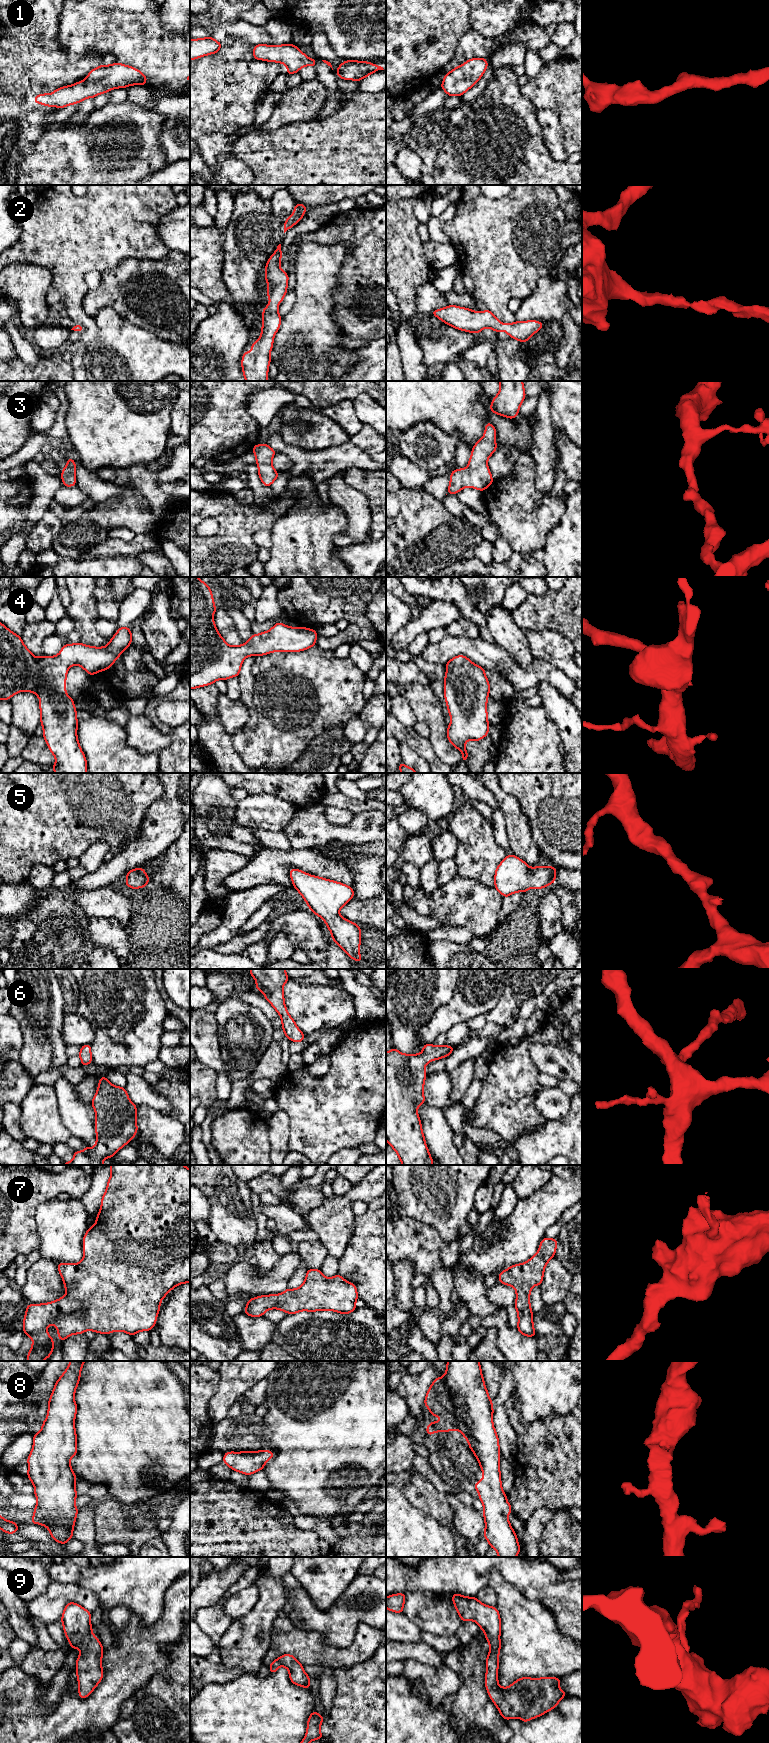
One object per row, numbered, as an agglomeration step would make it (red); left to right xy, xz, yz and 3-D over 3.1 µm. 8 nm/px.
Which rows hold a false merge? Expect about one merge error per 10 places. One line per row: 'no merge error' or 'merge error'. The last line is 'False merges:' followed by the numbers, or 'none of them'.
1: no merge error
2: no merge error
3: no merge error
4: no merge error
5: no merge error
6: no merge error
7: no merge error
8: no merge error
9: no merge error
False merges: none of them

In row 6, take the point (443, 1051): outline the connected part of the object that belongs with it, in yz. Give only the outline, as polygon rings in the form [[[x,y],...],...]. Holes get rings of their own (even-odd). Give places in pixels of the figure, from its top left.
[[[424,1044],[421,1054],[403,1054],[394,1047],[386,1052],[386,1140],[388,1145],[396,1151],[402,1165],[433,1165],[417,1109],[422,1103],[426,1103],[423,1093],[427,1076],[425,1065],[433,1060],[449,1056],[454,1049],[454,1046]]]

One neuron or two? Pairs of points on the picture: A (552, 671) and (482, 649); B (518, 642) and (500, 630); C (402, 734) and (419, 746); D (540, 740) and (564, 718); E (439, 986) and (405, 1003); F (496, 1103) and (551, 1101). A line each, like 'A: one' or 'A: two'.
A: one
B: one
C: one
D: two
E: one
F: two

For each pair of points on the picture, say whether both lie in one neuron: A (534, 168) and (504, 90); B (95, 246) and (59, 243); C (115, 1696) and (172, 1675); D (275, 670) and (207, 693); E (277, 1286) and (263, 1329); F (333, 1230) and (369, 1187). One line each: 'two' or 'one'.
A: one
B: one
C: two
D: two
E: two
F: one

